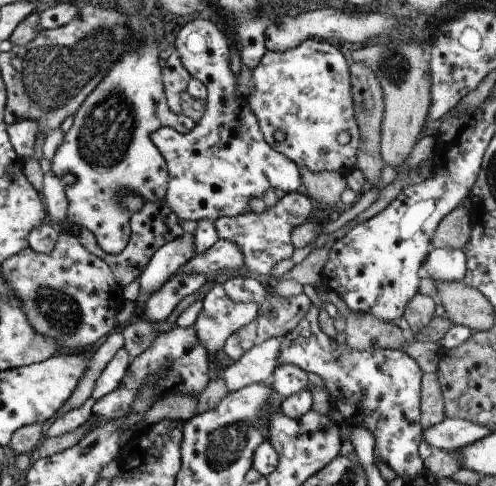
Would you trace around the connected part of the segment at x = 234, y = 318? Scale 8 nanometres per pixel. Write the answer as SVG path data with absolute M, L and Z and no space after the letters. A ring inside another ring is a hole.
M218 280L212 290L206 294L202 300L203 308L198 316L198 319L194 322L194 330L196 330L196 336L198 336L198 342L206 348L206 352L210 357L211 364L215 363L217 359L223 358L222 348L226 343L226 340L234 333L237 332L242 326L253 322L259 314L259 305L253 302L234 302L226 290L222 281Z

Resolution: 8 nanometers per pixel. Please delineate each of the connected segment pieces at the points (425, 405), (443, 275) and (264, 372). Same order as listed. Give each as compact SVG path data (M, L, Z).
M423 373L420 396L420 424L423 430L440 424L445 418L445 402L438 373Z
M432 248L423 267L434 281L459 282L465 278L467 257L462 249Z
M270 338L252 346L251 350L234 363L222 367L222 376L229 391L236 391L256 382L267 382L273 377L280 356L280 341Z

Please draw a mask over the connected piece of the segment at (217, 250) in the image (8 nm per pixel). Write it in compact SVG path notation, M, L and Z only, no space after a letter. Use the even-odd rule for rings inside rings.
M221 237L204 254L195 254L186 265L177 271L177 274L196 272L196 274L208 276L218 270L229 271L231 274L234 270L240 270L244 265L244 256L237 243L232 241L232 237Z

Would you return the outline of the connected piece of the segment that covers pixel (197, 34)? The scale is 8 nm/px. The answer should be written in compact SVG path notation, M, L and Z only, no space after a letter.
M192 19L178 32L174 46L180 54L184 68L190 72L191 77L200 80L207 89L207 106L204 116L196 122L196 126L190 132L181 134L164 127L153 133L151 137L166 162L168 185L165 202L176 217L181 221L193 222L216 221L222 217L236 218L240 214L250 212L249 201L252 198L263 198L268 188L272 188L280 195L301 191L303 183L299 167L268 146L260 131L258 120L250 109L248 99L238 94L238 76L230 67L230 44L223 29L210 20Z

